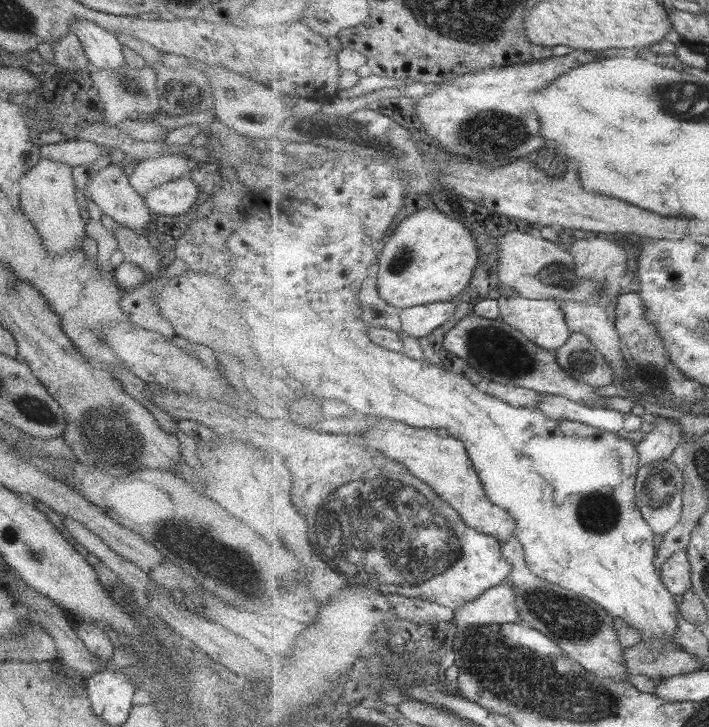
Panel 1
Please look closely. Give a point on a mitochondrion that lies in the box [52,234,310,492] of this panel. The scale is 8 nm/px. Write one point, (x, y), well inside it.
(113, 438)

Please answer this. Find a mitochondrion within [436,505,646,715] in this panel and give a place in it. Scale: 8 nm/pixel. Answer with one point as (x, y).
(582, 624)

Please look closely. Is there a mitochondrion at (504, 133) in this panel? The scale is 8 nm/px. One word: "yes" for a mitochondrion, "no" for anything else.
yes

